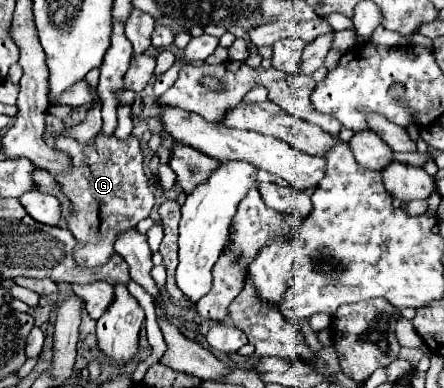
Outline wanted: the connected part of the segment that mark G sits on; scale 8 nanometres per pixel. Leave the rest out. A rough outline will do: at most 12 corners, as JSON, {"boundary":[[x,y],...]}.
{"boundary":[[57,136],[73,170],[75,260],[105,264],[115,236],[155,204],[135,136],[83,146]]}

